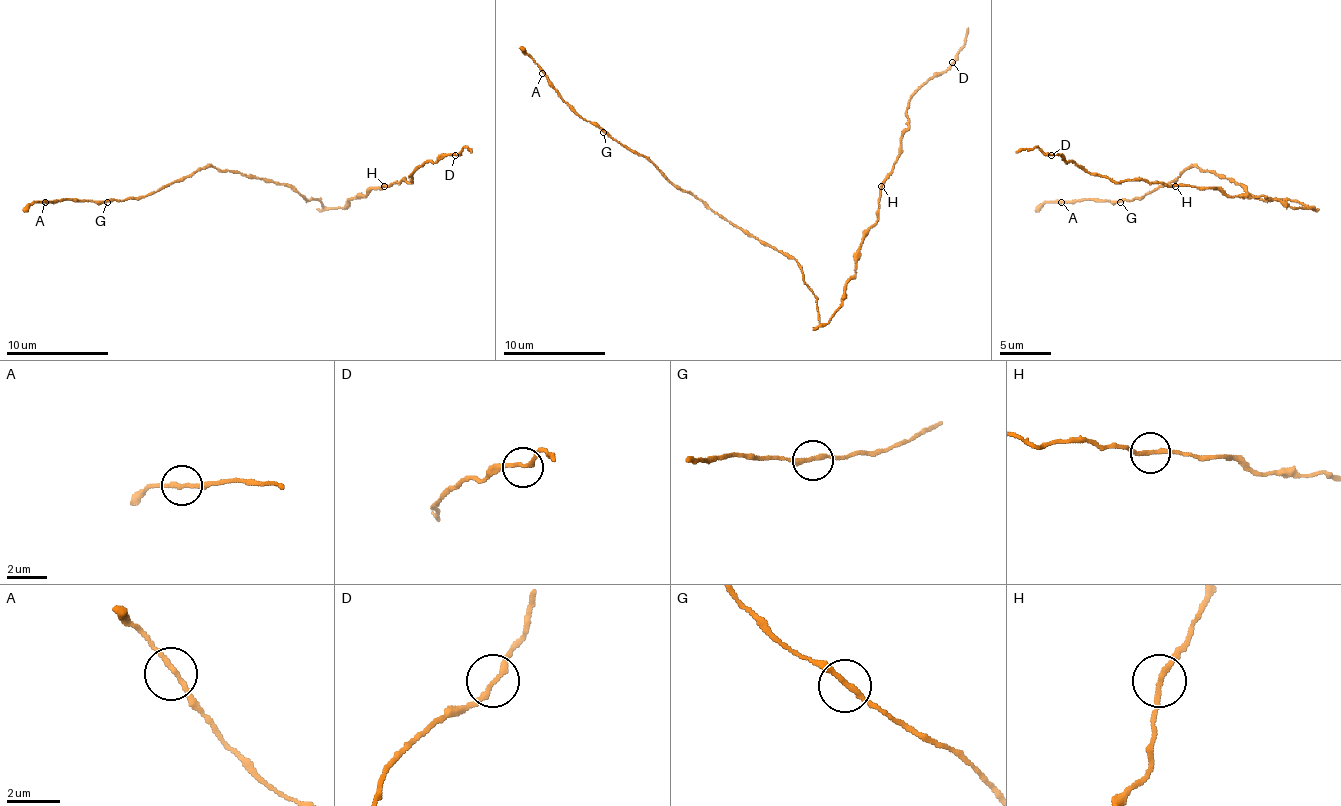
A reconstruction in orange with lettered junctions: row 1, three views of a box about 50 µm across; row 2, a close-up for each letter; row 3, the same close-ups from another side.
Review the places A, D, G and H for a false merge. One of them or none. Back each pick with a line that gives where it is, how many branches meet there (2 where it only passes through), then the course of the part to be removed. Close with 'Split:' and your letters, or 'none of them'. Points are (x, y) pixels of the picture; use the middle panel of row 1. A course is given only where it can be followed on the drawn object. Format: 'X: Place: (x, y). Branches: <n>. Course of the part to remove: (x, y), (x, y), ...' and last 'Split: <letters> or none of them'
Split: none of them

